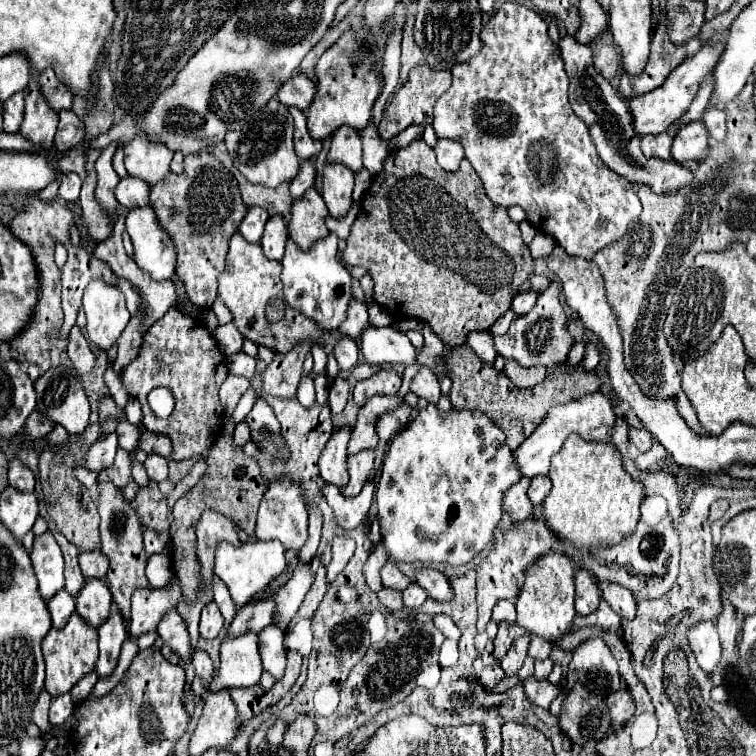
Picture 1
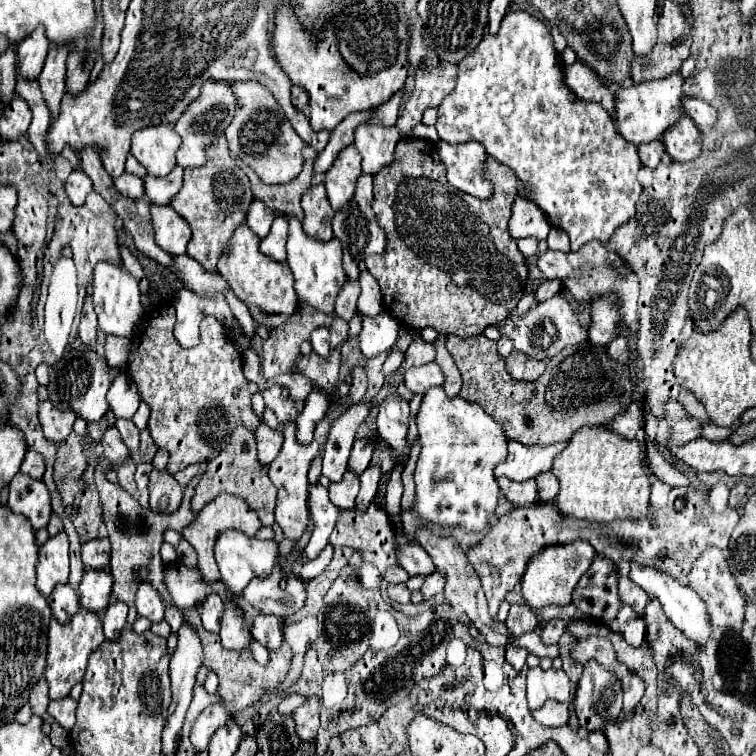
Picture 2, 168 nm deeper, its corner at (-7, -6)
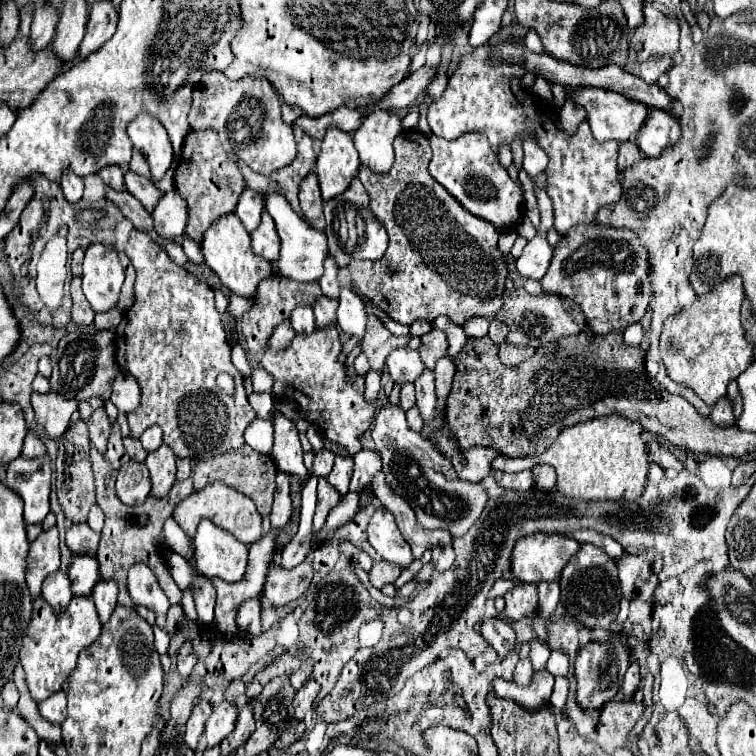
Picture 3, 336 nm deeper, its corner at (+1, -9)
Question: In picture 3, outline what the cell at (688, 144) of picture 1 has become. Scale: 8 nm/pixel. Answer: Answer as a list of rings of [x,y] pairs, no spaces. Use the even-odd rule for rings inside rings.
[[[648,111],[644,127],[636,135],[636,145],[646,157],[656,157],[668,143],[680,139],[678,119],[668,111]]]

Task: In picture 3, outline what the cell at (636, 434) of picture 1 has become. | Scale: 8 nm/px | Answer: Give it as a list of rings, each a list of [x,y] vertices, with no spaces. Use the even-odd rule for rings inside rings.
[[[728,397],[724,401],[720,401],[720,403],[714,405],[712,415],[710,415],[710,421],[714,421],[720,427],[734,425],[734,409],[732,409],[732,403],[730,403]]]

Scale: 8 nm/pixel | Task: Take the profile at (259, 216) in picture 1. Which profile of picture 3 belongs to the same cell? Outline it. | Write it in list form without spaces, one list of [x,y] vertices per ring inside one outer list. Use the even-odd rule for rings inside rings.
[[[246,187],[238,199],[234,213],[240,217],[240,221],[244,223],[244,227],[248,231],[254,231],[258,227],[262,211],[264,211],[264,197],[260,193],[252,191],[250,187]]]

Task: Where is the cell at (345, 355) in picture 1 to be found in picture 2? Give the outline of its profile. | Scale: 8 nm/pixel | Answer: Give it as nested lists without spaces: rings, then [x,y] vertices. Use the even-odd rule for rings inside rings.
[[[334,318],[332,328],[330,328],[330,344],[332,344],[332,350],[338,348],[338,346],[344,346],[346,342],[348,342],[348,322],[344,322],[340,318]]]

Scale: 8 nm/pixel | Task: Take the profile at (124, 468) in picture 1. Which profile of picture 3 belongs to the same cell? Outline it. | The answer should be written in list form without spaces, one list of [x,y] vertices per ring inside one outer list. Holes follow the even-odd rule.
[[[100,407],[92,413],[92,417],[88,419],[88,429],[90,429],[90,439],[96,445],[96,449],[100,449],[102,453],[106,451],[106,443],[108,443],[108,435],[110,435],[110,421],[106,411]]]

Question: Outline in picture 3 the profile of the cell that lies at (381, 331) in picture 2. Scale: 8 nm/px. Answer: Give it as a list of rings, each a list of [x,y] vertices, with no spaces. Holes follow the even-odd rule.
[[[340,287],[338,301],[340,301],[338,311],[336,311],[338,325],[342,327],[342,331],[346,331],[348,335],[352,335],[360,341],[364,337],[364,331],[366,331],[364,301],[350,287]]]

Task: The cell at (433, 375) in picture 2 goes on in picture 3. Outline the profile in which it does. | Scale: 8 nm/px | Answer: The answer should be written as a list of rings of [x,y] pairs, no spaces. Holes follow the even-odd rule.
[[[398,347],[390,351],[390,355],[386,357],[386,365],[390,369],[390,377],[396,383],[412,383],[420,375],[420,371],[424,371],[424,363],[418,351],[408,347]]]

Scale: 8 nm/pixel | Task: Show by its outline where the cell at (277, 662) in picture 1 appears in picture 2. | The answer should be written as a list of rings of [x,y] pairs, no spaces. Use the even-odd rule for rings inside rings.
[[[256,616],[254,624],[252,624],[252,636],[270,652],[276,652],[282,644],[282,626],[280,620],[276,620],[276,616]]]

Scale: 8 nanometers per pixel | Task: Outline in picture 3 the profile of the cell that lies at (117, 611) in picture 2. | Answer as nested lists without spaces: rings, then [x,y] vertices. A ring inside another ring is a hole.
[[[100,579],[94,589],[92,589],[92,599],[96,603],[96,609],[98,609],[98,615],[100,615],[100,621],[106,623],[116,607],[116,597],[118,597],[118,587],[116,587],[116,581],[112,579]]]

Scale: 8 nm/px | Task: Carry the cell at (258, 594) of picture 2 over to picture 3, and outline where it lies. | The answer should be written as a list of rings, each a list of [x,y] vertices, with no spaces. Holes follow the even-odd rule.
[[[304,559],[294,569],[276,567],[270,563],[266,583],[264,583],[264,595],[272,605],[286,605],[290,601],[296,601],[304,595],[312,581],[312,561]]]

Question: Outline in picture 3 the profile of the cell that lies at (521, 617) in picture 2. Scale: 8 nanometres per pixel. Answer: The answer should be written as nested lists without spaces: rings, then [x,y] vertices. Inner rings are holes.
[[[516,583],[512,591],[504,595],[506,609],[504,615],[516,621],[524,615],[534,615],[538,609],[538,585],[536,583]]]

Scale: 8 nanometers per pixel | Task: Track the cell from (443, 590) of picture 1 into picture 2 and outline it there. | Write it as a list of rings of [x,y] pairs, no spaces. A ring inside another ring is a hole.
[[[402,534],[396,536],[396,544],[400,546],[398,562],[410,576],[430,576],[436,572],[432,558],[420,548],[418,542],[406,542]]]

